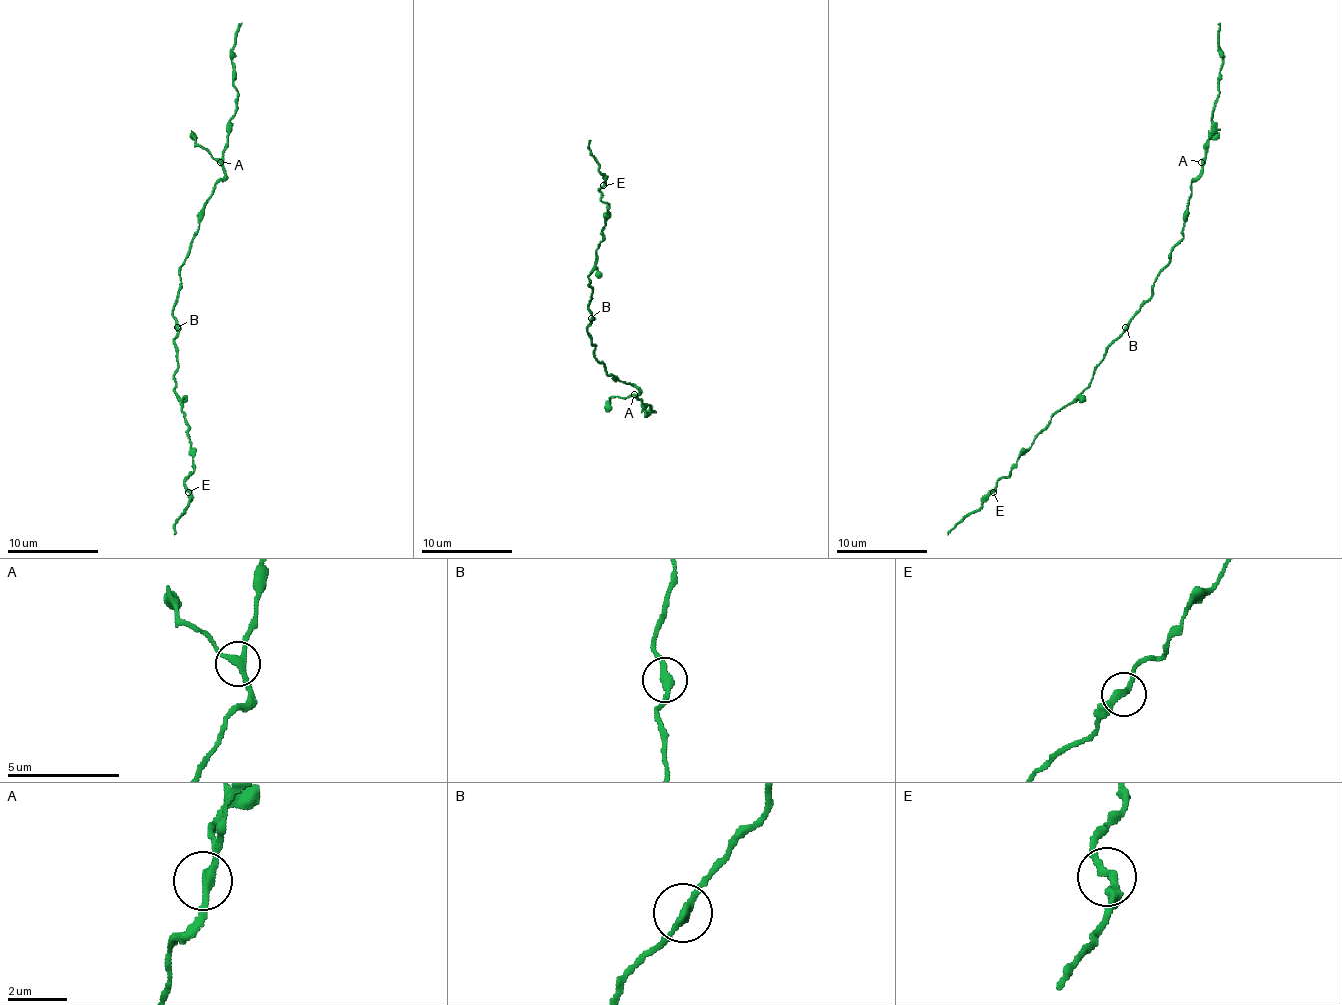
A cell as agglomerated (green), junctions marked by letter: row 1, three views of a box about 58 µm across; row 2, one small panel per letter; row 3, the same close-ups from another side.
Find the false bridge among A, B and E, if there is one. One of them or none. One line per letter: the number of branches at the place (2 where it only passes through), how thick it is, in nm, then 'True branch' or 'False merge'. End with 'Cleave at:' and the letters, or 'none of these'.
A: Branches: 3. Thickness 240 nm. False merge
B: Branches: 2. Thickness 280 nm. True branch
E: Branches: 2. Thickness 240 nm. True branch
Cleave at: A

